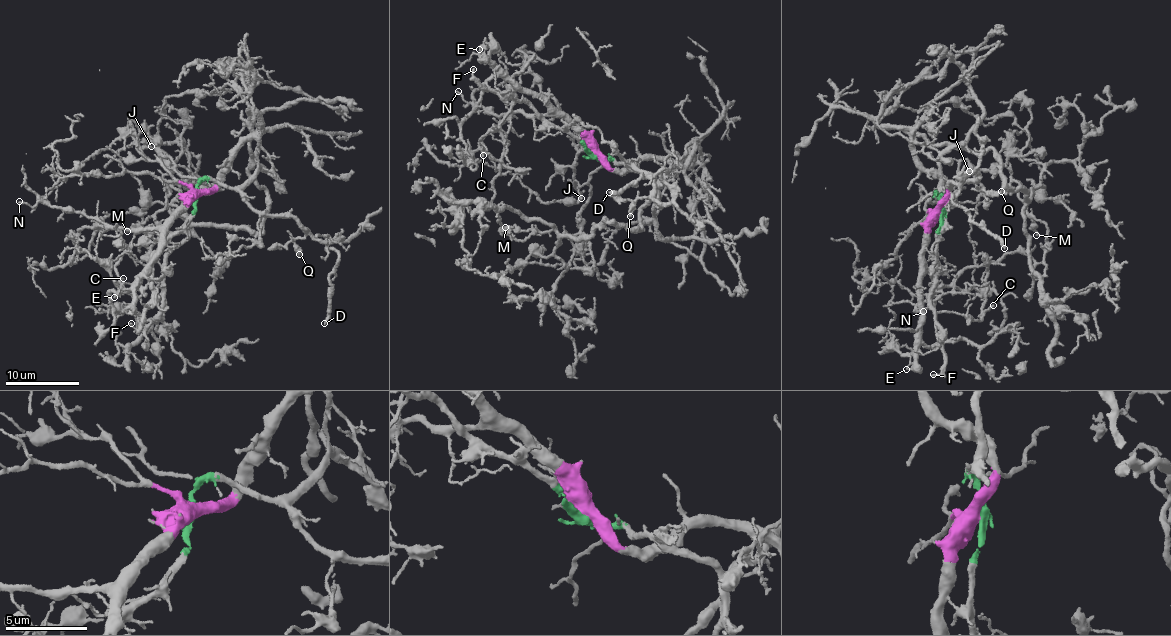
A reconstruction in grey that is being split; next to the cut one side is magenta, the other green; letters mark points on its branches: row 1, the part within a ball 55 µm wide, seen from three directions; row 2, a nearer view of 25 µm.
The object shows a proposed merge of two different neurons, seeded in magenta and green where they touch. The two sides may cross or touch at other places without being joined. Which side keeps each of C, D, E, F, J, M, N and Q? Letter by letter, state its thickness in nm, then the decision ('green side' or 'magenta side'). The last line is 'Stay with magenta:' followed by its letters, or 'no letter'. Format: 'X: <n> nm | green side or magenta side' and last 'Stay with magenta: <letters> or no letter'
C: 160 nm | green side
D: 360 nm | green side
E: 70 nm | magenta side
F: 160 nm | green side
J: 110 nm | magenta side
M: 130 nm | green side
N: 150 nm | magenta side
Q: 280 nm | green side
Stay with magenta: E, J, N

